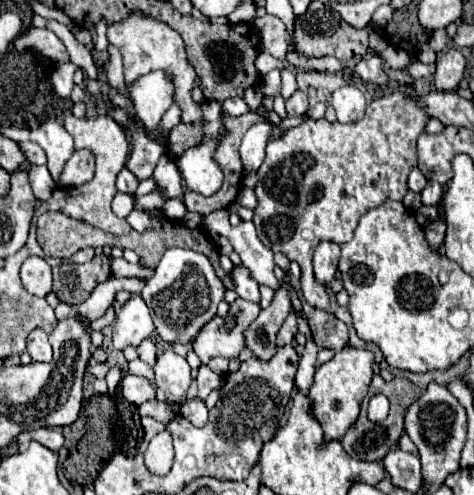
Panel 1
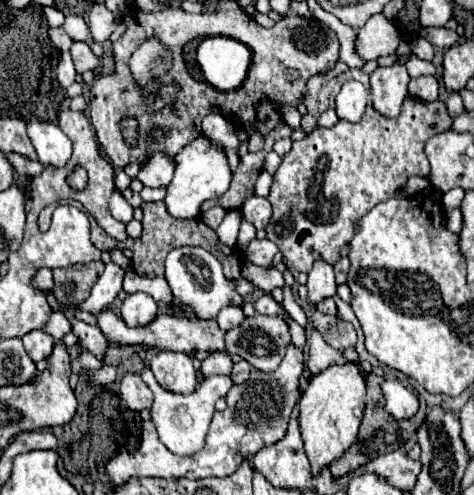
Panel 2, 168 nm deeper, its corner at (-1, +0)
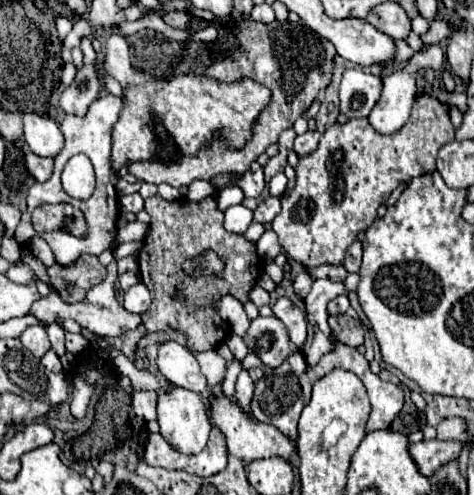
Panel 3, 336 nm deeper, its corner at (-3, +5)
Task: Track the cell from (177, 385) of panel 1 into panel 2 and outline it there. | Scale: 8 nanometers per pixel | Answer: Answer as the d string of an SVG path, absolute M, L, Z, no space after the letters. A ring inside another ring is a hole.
M159 350L155 358L149 362L157 382L175 394L191 394L197 386L195 368L185 352L173 352L173 350Z

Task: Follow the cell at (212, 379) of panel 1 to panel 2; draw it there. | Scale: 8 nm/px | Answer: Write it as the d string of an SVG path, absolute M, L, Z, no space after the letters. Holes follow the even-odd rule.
M143 366L141 370L141 378L143 382L151 388L153 396L155 396L155 402L153 402L153 408L151 408L151 414L153 414L153 422L157 426L157 432L159 432L159 438L161 442L175 454L181 454L181 456L189 456L189 454L195 454L197 450L203 448L205 444L205 434L209 430L209 424L211 424L211 418L213 418L213 404L219 396L225 396L229 392L229 388L233 386L231 378L229 376L207 376L195 392L187 394L187 396L181 396L181 394L171 394L167 390L163 390L153 372L149 370L149 366Z

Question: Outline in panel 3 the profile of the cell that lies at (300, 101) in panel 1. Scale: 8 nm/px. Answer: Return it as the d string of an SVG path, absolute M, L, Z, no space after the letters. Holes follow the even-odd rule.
M307 131L305 135L299 135L295 139L295 153L297 153L297 157L311 155L311 151L315 151L315 147L319 145L319 139L321 139L319 131Z

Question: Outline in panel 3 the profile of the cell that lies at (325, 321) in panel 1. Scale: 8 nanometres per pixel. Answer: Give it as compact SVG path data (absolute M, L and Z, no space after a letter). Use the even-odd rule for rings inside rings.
M347 313L345 315L331 315L329 325L341 343L345 343L349 347L363 345L363 329L361 329L359 319L355 319Z

